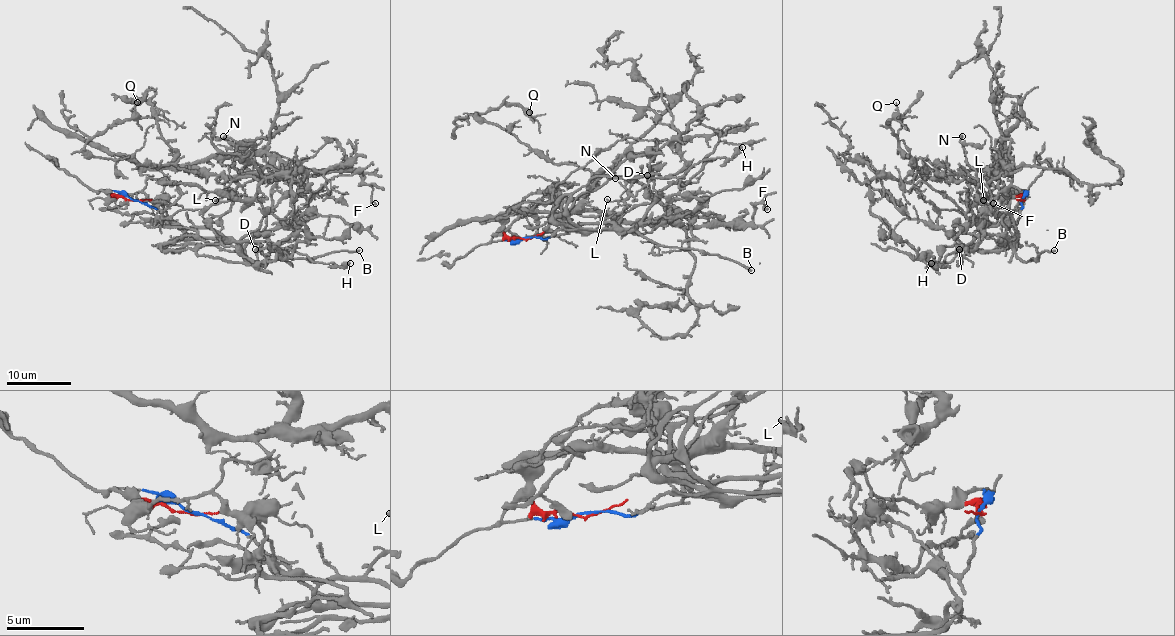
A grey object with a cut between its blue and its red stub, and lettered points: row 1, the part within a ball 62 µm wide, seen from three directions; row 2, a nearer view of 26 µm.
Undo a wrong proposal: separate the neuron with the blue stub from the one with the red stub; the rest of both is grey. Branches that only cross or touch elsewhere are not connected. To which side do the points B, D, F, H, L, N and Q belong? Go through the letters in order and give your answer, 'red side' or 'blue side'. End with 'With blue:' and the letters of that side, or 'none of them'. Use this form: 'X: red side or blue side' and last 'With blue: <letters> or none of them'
B: blue side
D: blue side
F: red side
H: blue side
L: blue side
N: blue side
Q: red side
With blue: B, D, H, L, N

